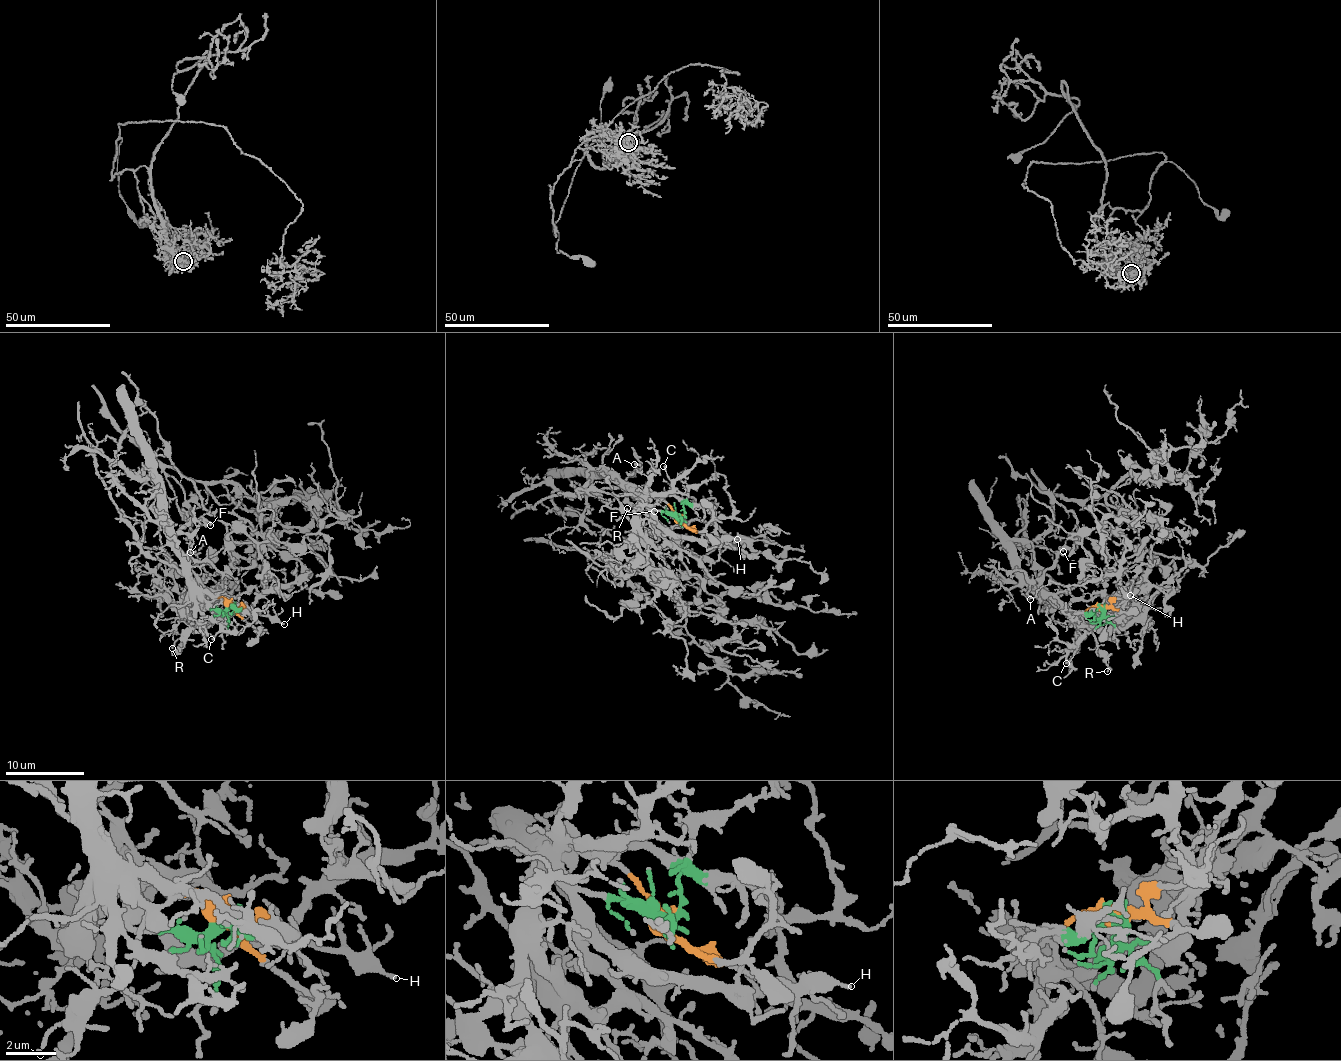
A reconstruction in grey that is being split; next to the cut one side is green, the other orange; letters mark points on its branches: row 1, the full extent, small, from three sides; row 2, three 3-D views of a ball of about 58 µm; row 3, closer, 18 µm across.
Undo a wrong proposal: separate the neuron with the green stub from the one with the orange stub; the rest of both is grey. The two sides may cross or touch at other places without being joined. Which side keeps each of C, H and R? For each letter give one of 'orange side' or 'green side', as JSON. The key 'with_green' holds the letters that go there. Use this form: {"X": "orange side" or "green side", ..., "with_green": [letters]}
{"C": "green side", "H": "orange side", "R": "orange side", "with_green": ["C"]}

